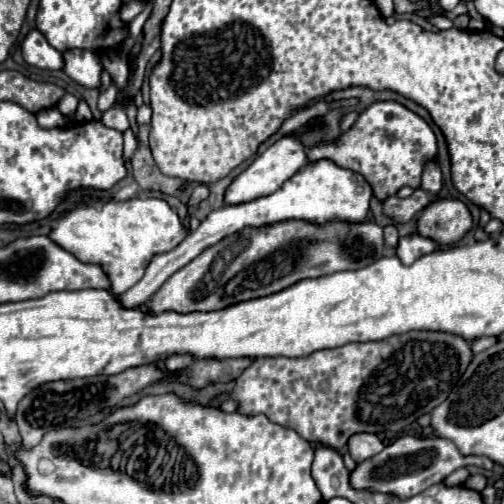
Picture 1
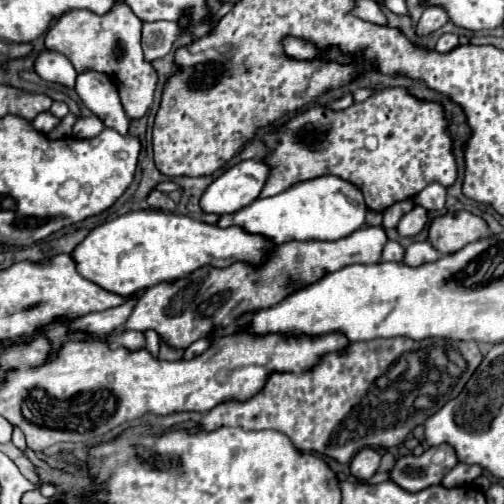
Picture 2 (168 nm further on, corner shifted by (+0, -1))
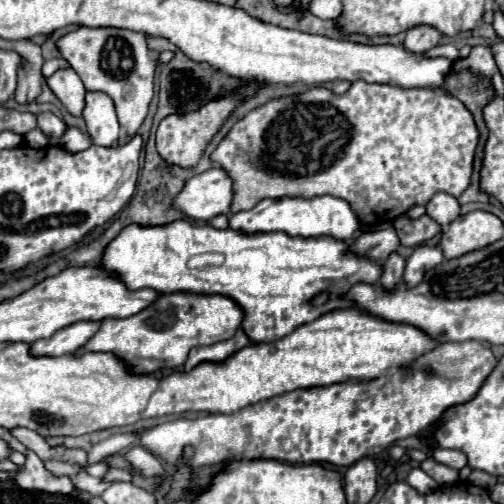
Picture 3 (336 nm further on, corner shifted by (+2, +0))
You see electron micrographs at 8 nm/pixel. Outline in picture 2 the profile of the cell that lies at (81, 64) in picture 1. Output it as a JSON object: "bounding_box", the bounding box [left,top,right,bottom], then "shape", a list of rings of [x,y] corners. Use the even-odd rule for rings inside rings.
{"bounding_box":[75,71,129,135],"shape":[[[95,71],[81,73],[77,77],[75,91],[83,105],[91,109],[91,113],[97,115],[105,127],[111,127],[121,135],[127,135],[129,119],[123,113],[115,83],[107,75]]]}

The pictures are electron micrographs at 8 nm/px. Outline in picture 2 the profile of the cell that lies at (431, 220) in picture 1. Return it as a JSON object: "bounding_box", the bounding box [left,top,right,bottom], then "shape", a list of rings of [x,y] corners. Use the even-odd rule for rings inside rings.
{"bounding_box":[429,211,489,255],"shape":[[[469,211],[447,213],[435,219],[429,227],[429,241],[441,255],[457,253],[459,249],[463,249],[463,245],[477,241],[485,235],[489,235],[485,219]]]}

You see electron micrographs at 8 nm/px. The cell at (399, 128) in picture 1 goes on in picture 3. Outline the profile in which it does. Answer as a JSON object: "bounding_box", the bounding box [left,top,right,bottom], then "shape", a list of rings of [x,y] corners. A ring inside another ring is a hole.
{"bounding_box":[211,80,479,228],"shape":[[[357,80],[351,84],[349,92],[343,96],[335,96],[327,88],[311,88],[305,94],[271,100],[265,106],[251,110],[243,120],[239,120],[229,130],[229,134],[223,138],[223,142],[217,146],[217,150],[211,154],[211,160],[217,162],[221,168],[225,168],[229,172],[229,176],[233,178],[235,196],[233,196],[231,212],[249,210],[257,202],[261,202],[261,198],[285,198],[285,196],[313,198],[313,196],[329,194],[329,196],[347,200],[363,224],[377,228],[383,222],[391,222],[393,218],[401,216],[415,204],[427,204],[435,192],[447,192],[451,196],[459,196],[469,186],[469,178],[471,178],[471,170],[473,170],[473,154],[475,154],[477,142],[479,142],[479,132],[475,128],[473,116],[455,96],[449,96],[441,90],[431,90],[431,88],[401,88],[395,84],[369,84],[365,80]]]}

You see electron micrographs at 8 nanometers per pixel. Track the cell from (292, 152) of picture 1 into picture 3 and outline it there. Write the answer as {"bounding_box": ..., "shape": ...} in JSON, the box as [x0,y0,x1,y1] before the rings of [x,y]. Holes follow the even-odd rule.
{"bounding_box":[173,166,233,222],"shape":[[[215,166],[199,176],[193,176],[175,198],[173,206],[193,220],[209,222],[213,216],[229,214],[233,200],[233,180]]]}

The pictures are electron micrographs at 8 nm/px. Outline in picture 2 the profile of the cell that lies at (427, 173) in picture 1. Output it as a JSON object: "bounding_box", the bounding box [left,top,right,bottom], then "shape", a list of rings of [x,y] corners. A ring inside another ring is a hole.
{"bounding_box":[415,183,445,211],"shape":[[[439,183],[427,185],[417,197],[415,203],[425,207],[427,211],[441,211],[445,207],[445,187]]]}

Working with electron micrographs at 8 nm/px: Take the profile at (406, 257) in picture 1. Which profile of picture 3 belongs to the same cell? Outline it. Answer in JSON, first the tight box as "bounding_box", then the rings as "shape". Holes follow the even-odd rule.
{"bounding_box":[405,246,443,286],"shape":[[[417,246],[413,250],[413,254],[407,258],[407,266],[405,266],[405,284],[413,286],[413,284],[419,284],[421,282],[421,276],[425,276],[425,272],[429,268],[435,268],[437,264],[443,262],[443,254],[437,246]]]}

